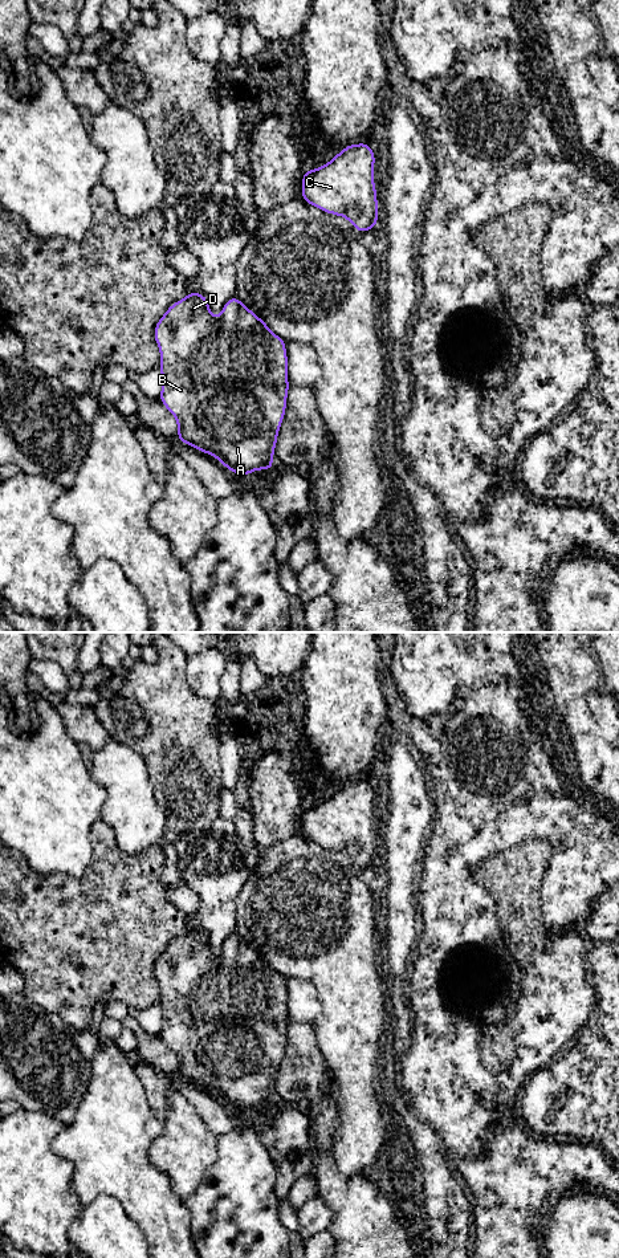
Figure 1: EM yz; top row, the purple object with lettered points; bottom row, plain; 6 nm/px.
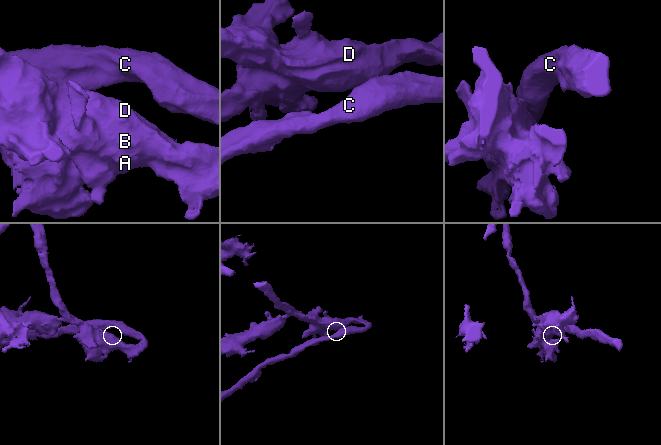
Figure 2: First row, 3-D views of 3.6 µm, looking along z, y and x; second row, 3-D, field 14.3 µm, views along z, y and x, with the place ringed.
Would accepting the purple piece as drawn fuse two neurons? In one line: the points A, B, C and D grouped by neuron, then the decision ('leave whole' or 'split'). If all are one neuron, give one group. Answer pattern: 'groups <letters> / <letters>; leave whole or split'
groups A B C D; leave whole

